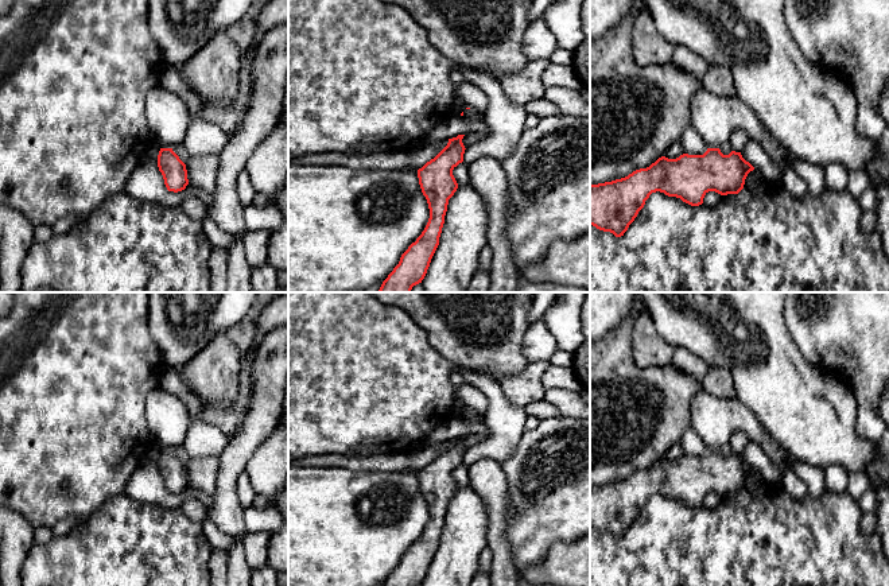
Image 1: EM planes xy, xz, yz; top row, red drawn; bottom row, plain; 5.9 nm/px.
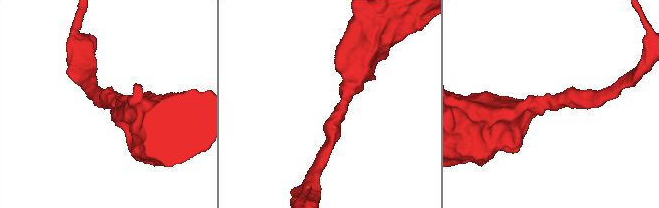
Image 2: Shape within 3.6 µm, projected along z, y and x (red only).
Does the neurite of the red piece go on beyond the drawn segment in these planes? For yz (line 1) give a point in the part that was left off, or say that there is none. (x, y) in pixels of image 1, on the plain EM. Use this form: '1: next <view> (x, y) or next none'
1: next none

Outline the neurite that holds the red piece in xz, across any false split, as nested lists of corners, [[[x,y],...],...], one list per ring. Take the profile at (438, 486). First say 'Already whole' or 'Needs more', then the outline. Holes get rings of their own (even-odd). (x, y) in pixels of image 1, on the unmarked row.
Already whole. [[[465,436],[449,441],[447,447],[418,471],[419,486],[430,511],[428,524],[422,536],[401,556],[399,566],[383,586],[419,586],[439,547],[449,501],[458,490],[453,471],[463,463]]]

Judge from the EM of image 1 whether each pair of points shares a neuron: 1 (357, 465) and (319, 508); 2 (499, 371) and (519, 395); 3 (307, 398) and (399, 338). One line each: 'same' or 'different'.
1: different
2: different
3: same

